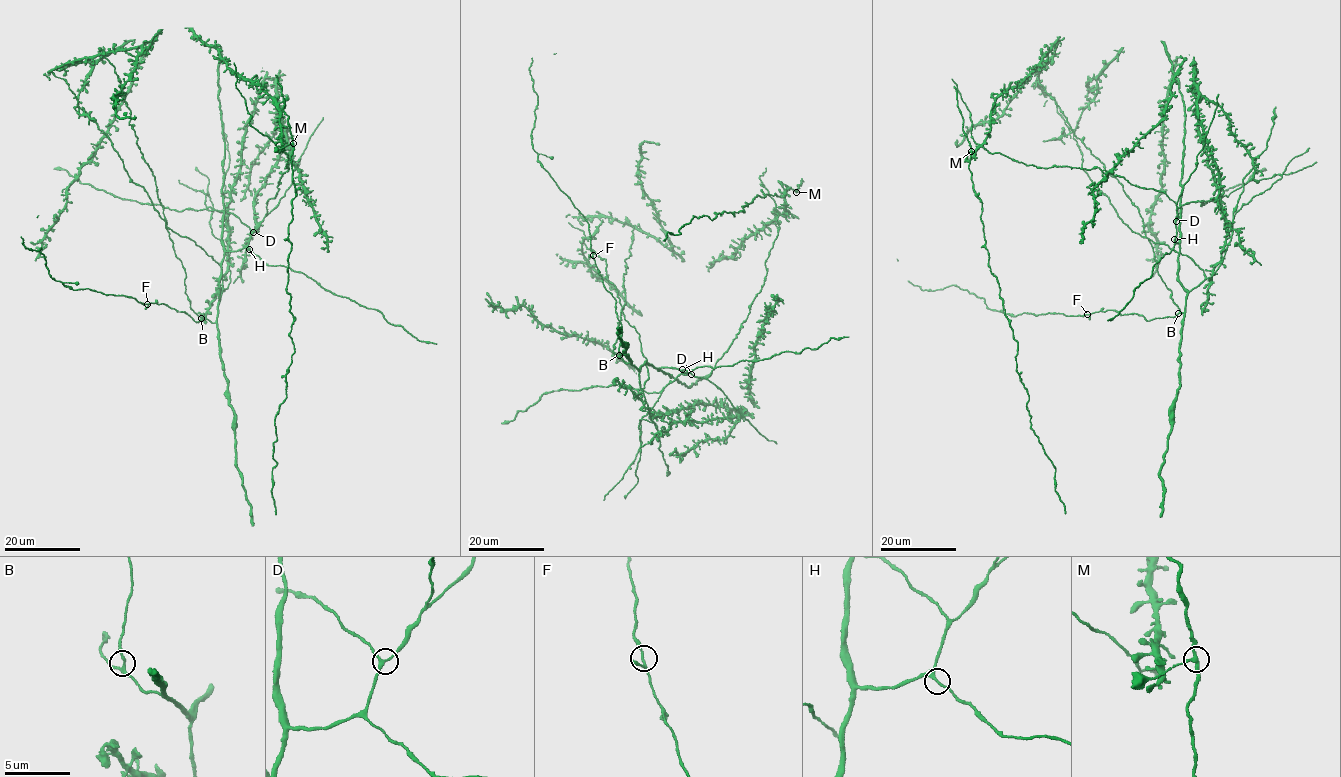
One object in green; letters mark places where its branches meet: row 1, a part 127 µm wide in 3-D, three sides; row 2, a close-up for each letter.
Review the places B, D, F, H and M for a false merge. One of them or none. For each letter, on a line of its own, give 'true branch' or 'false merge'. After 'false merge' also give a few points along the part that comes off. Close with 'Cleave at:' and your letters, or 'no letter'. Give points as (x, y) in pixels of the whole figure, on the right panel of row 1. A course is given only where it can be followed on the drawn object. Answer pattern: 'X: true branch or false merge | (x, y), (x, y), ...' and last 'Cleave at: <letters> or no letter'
B: true branch
D: true branch
F: true branch
H: true branch
M: true branch
Cleave at: no letter

